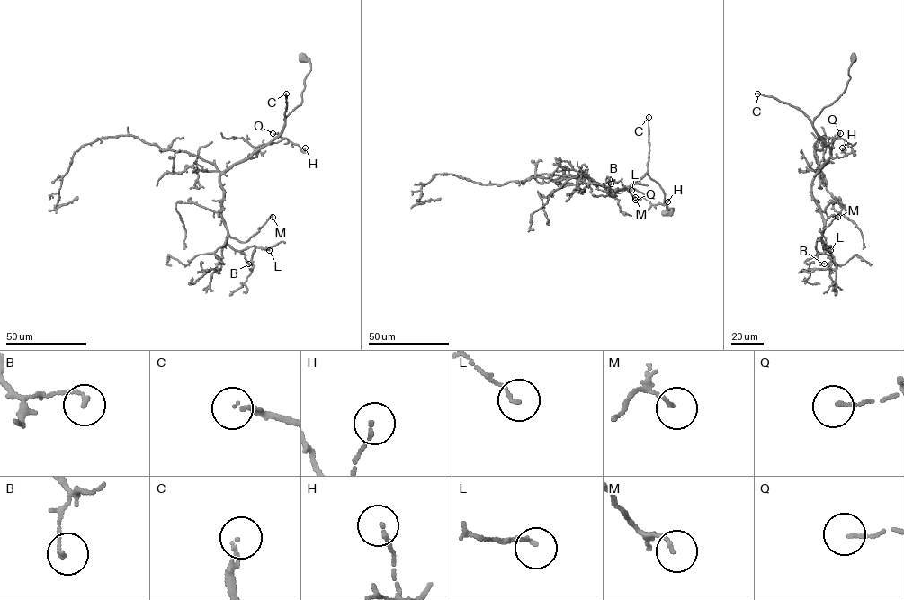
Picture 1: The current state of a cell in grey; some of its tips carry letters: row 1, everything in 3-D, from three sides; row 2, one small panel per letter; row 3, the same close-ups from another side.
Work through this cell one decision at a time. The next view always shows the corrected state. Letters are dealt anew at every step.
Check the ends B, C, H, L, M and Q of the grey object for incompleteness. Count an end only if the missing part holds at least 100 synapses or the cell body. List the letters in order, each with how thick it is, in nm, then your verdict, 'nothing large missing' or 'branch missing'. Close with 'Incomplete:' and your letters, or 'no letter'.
B: 140 nm | nothing large missing
C: 80 nm | branch missing
H: 100 nm | nothing large missing
L: 110 nm | nothing large missing
M: 100 nm | nothing large missing
Q: 110 nm | nothing large missing
Incomplete: C

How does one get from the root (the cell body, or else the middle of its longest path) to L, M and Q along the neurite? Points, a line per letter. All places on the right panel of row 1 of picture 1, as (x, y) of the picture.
L: (854, 57), (845, 91), (813, 122), (830, 147), (811, 191), (824, 222), (823, 249), (830, 246), (830, 250)
M: (854, 57), (845, 91), (813, 122), (830, 147), (811, 187), (824, 224), (821, 241), (821, 232), (837, 217)
Q: (854, 57), (845, 91), (825, 106), (813, 122), (815, 131), (826, 143), (832, 143), (840, 133)

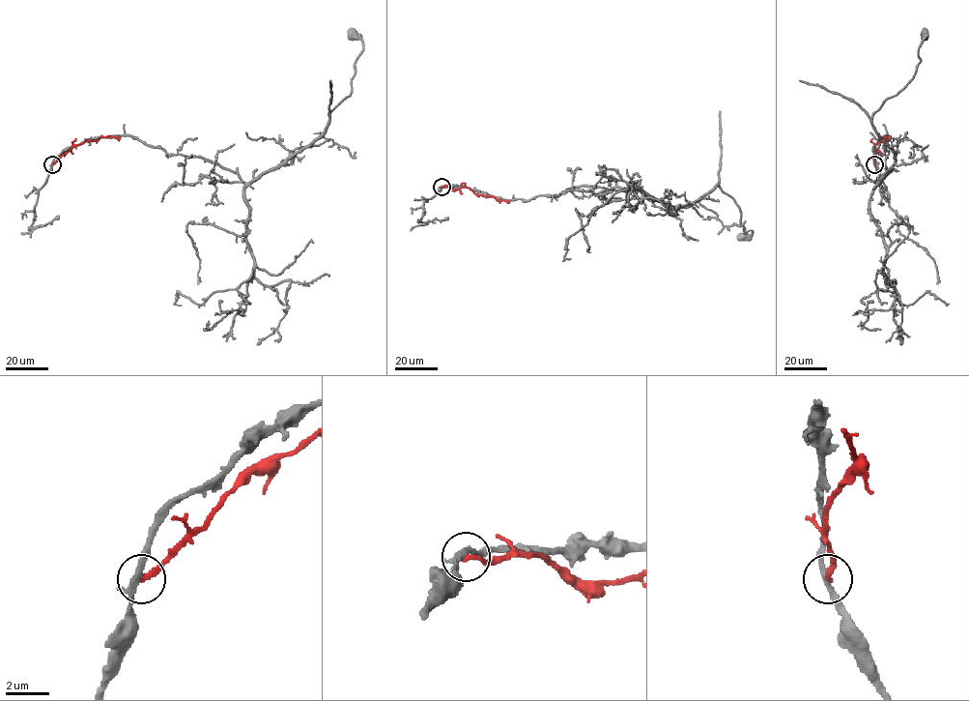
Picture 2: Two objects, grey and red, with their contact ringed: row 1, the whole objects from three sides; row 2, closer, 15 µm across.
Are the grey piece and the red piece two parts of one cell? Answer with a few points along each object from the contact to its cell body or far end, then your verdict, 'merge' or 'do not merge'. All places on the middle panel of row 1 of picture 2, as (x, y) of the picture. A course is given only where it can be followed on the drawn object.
course grey (441, 187), (529, 200), (590, 186), (640, 189), (676, 207), (719, 184), (752, 230), (741, 237); course red (441, 187), (466, 187), (475, 193), (509, 202); do not merge

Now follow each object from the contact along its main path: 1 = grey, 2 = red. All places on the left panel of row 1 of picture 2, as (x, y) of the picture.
1: (52, 164), (91, 138), (128, 135), (217, 162), (250, 183), (310, 145), (351, 94), (363, 43), (352, 33)
2: (52, 164), (72, 147), (86, 141), (109, 136), (120, 137)

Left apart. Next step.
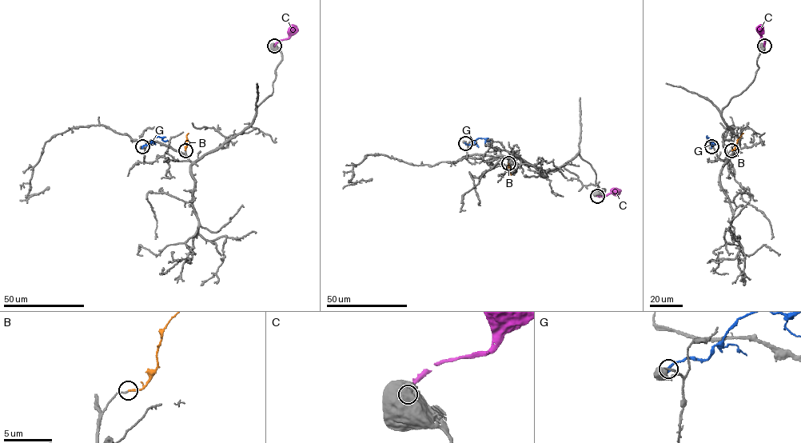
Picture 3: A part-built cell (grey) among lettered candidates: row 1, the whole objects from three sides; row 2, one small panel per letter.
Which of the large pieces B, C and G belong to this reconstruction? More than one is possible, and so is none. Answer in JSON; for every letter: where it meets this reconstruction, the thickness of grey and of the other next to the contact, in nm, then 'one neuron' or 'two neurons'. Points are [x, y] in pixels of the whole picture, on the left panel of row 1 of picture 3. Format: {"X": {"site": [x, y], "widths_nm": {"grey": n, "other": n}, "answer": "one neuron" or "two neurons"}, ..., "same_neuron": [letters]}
{"B": {"site": [185, 150], "widths_nm": {"grey": 160, "other": 160}, "answer": "one neuron"}, "C": {"site": [274, 45], "widths_nm": {"grey": 900, "other": 340}, "answer": "two neurons"}, "G": {"site": [142, 146], "widths_nm": {"grey": 220, "other": 340}, "answer": "two neurons"}, "same_neuron": ["B"]}

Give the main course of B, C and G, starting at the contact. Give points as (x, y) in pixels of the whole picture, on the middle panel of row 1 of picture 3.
B: (508, 163), (511, 175)
C: (597, 196), (617, 192)
G: (465, 143), (471, 145), (478, 138), (484, 138), (485, 141), (490, 141)

